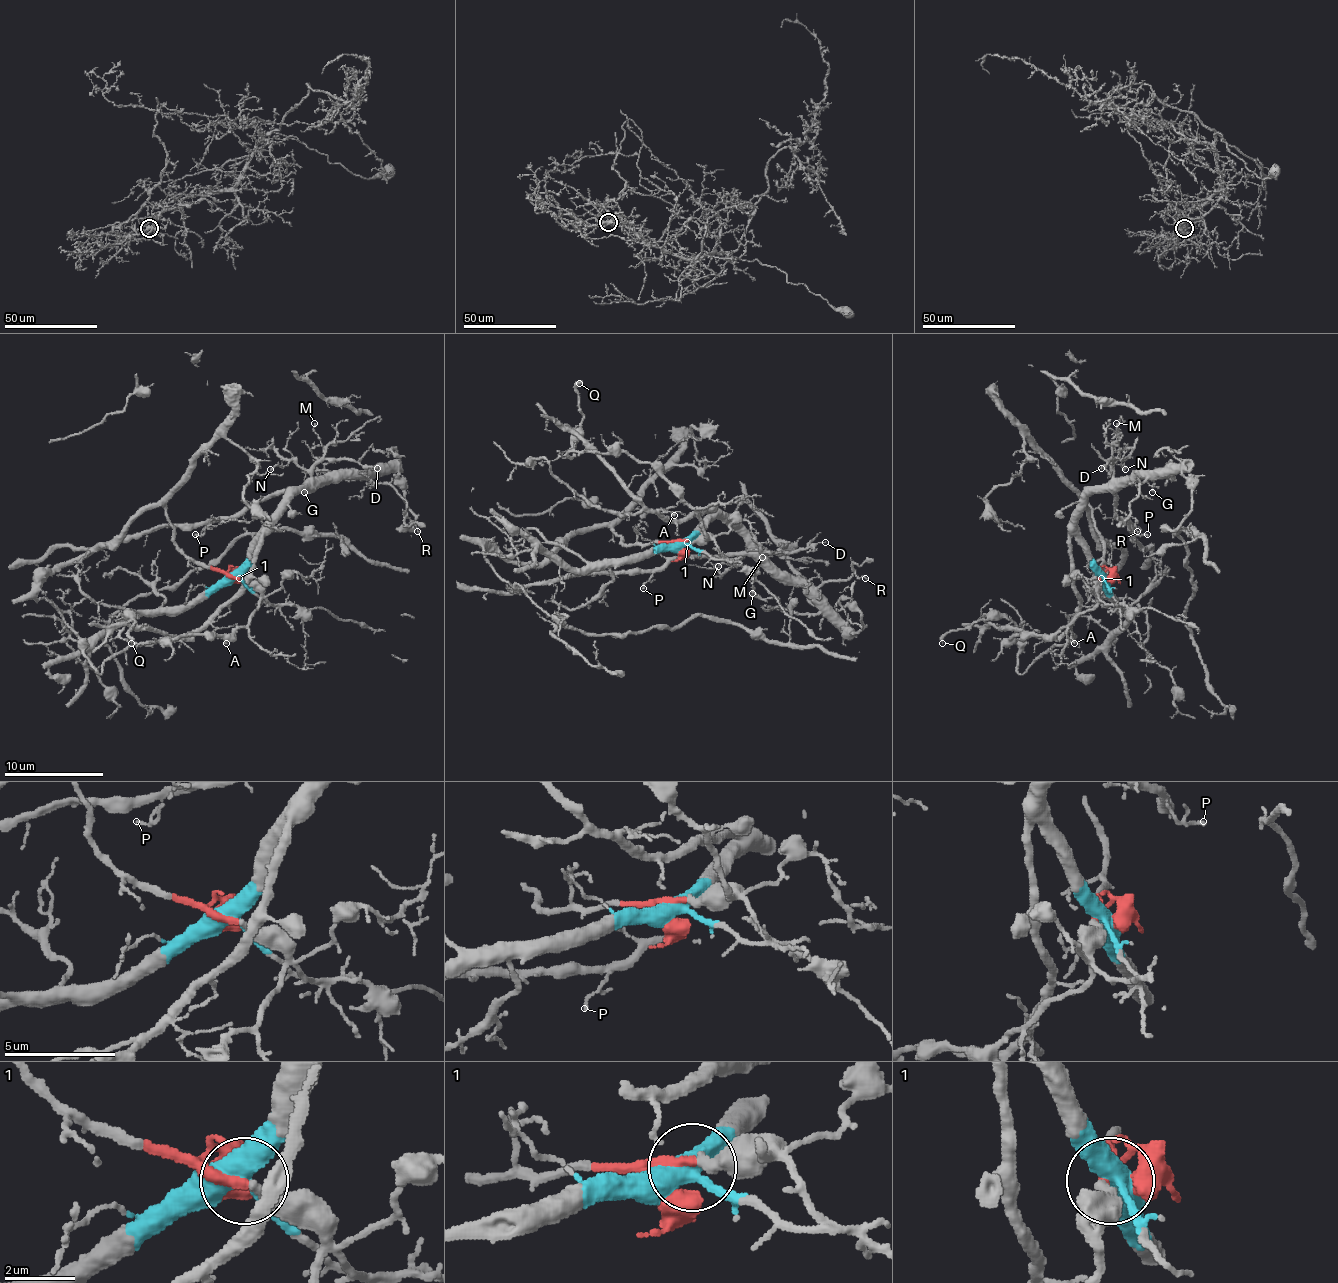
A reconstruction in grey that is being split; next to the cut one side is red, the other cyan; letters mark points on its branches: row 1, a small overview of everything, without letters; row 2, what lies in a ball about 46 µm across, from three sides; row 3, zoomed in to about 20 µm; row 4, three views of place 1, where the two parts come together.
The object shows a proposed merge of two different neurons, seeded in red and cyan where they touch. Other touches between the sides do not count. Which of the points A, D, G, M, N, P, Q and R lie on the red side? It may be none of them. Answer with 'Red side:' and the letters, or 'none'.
Red side: Q

